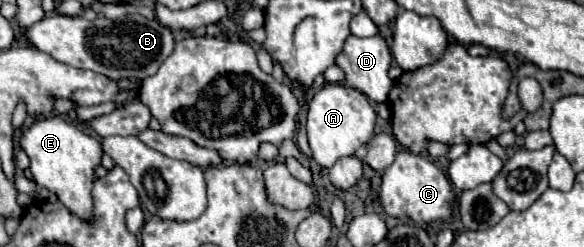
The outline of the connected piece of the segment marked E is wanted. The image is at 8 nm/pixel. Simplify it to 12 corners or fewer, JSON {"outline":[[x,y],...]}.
{"outline":[[64,116],[20,134],[32,178],[92,214],[100,142]]}

